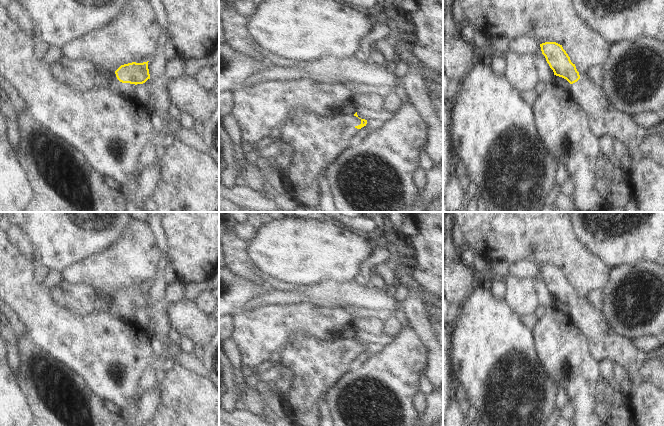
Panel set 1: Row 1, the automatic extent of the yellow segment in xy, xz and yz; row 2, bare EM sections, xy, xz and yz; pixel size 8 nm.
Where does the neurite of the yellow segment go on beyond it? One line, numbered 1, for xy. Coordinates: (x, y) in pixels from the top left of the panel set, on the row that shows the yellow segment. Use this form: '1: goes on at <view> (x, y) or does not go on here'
1: goes on at xy (83, 75)

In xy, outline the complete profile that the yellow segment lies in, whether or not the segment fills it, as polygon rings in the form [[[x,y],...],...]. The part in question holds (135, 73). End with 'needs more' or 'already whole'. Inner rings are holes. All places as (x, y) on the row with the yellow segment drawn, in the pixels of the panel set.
[[[65,55],[52,63],[51,69],[62,84],[76,90],[86,92],[95,88],[108,88],[127,98],[136,98],[136,85],[150,79],[148,62],[121,65],[111,72],[111,78],[104,77],[94,62],[73,60]]]; needs more

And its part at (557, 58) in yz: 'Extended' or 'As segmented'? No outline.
Extended.

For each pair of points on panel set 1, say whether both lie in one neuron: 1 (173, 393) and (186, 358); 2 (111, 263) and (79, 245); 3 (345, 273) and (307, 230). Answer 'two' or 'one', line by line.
1: two
2: two
3: one

